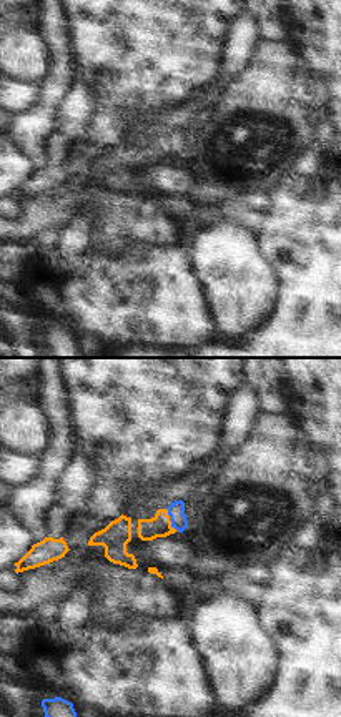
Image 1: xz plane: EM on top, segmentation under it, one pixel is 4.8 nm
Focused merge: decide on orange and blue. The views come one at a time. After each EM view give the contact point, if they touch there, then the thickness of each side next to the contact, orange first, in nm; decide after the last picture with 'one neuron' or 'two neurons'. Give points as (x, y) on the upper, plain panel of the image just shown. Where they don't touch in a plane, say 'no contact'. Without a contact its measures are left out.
contact (170, 148); calibres 110 and 80 nm

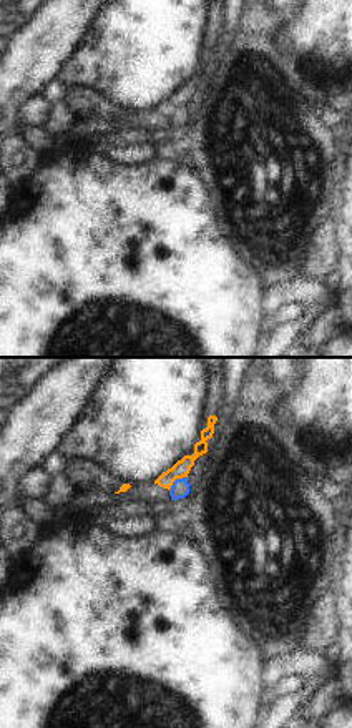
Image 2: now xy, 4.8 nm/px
contact (176, 105); calibres 80 and 90 nm

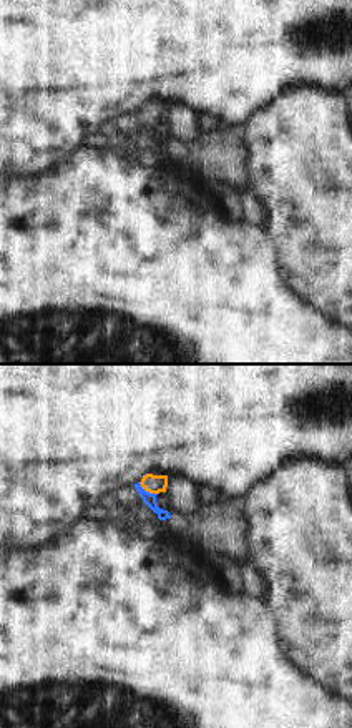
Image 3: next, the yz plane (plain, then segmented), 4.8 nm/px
contact (148, 118); calibres 90 and 60 nm

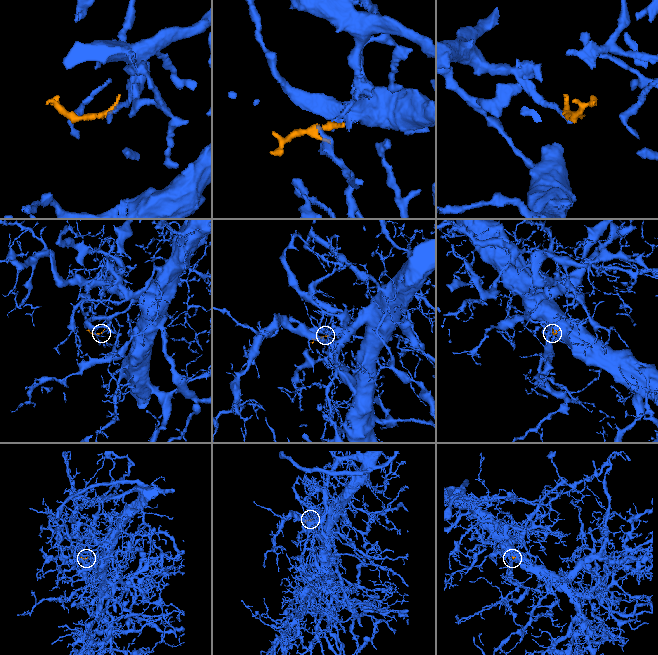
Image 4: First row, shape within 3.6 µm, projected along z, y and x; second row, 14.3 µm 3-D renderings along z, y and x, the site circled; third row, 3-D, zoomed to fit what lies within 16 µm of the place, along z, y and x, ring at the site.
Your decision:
two neurons

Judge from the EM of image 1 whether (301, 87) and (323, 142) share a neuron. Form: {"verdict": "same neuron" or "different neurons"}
{"verdict": "same neuron"}

